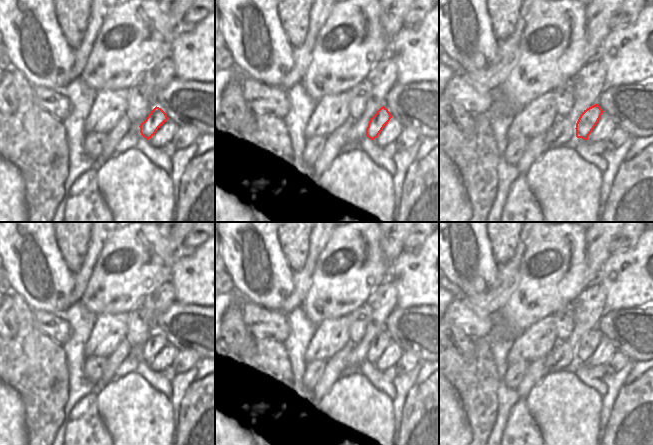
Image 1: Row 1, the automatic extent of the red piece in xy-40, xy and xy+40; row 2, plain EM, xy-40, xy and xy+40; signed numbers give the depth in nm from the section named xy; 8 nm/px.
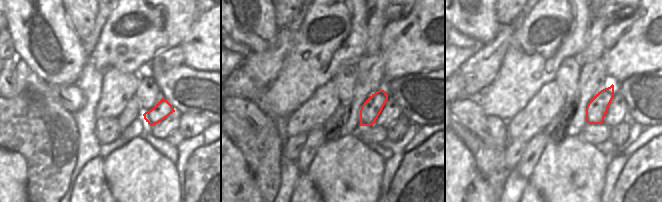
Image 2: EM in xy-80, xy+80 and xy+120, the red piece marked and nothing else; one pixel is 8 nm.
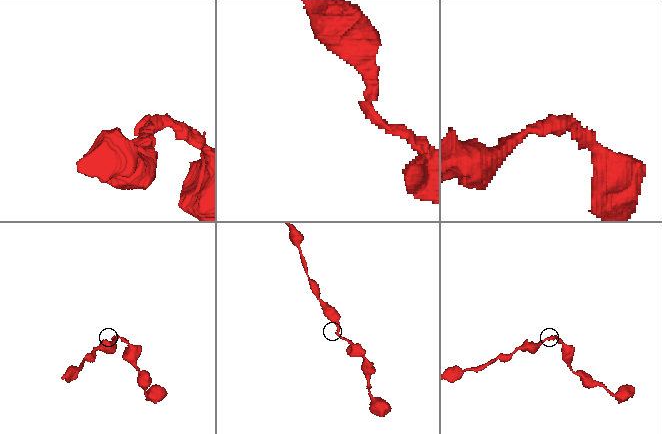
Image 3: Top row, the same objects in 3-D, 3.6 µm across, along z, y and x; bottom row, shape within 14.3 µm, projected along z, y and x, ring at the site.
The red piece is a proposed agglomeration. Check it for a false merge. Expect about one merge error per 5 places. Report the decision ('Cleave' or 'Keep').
Keep

